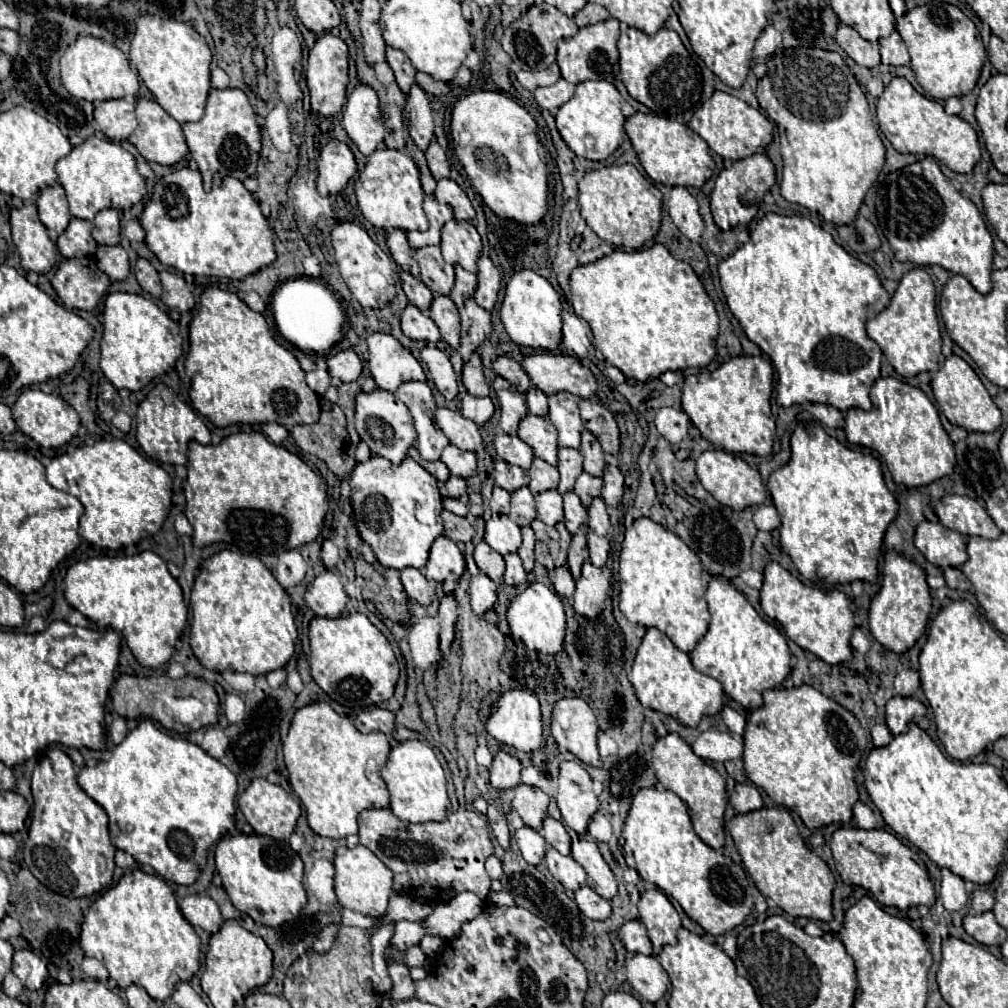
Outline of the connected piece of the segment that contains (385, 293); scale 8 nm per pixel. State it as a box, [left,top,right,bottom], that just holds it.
[330,221,394,307]

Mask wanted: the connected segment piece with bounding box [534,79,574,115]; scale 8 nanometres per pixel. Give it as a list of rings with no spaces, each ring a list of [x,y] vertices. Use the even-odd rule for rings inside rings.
[[[560,79],[558,83],[554,83],[550,87],[538,87],[534,91],[534,99],[538,101],[538,105],[542,109],[548,109],[552,115],[556,115],[560,105],[566,103],[572,95],[574,95],[574,85],[566,83],[564,79]]]

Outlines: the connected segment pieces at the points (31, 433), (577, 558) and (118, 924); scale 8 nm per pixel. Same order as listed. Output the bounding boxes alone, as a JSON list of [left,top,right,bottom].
[[12,389,80,449],[568,523,588,579],[80,869,200,1001]]

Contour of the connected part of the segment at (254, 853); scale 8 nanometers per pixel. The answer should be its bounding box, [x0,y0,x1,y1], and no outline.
[216,835,306,927]

